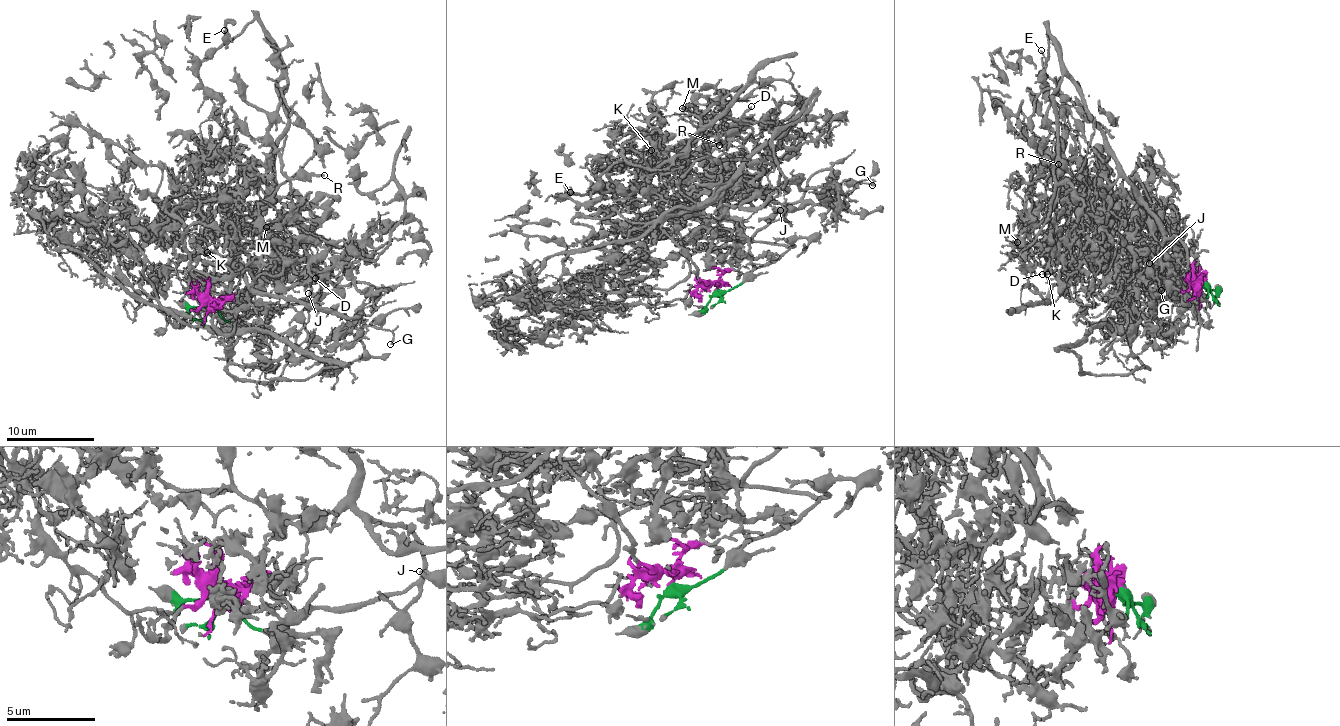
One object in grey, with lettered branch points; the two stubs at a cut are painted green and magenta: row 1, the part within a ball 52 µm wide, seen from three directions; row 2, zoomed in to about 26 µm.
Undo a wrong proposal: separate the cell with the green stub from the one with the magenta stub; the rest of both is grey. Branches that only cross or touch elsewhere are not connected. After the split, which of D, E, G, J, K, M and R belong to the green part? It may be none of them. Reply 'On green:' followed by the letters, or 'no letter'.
On green: E, G, J, R

